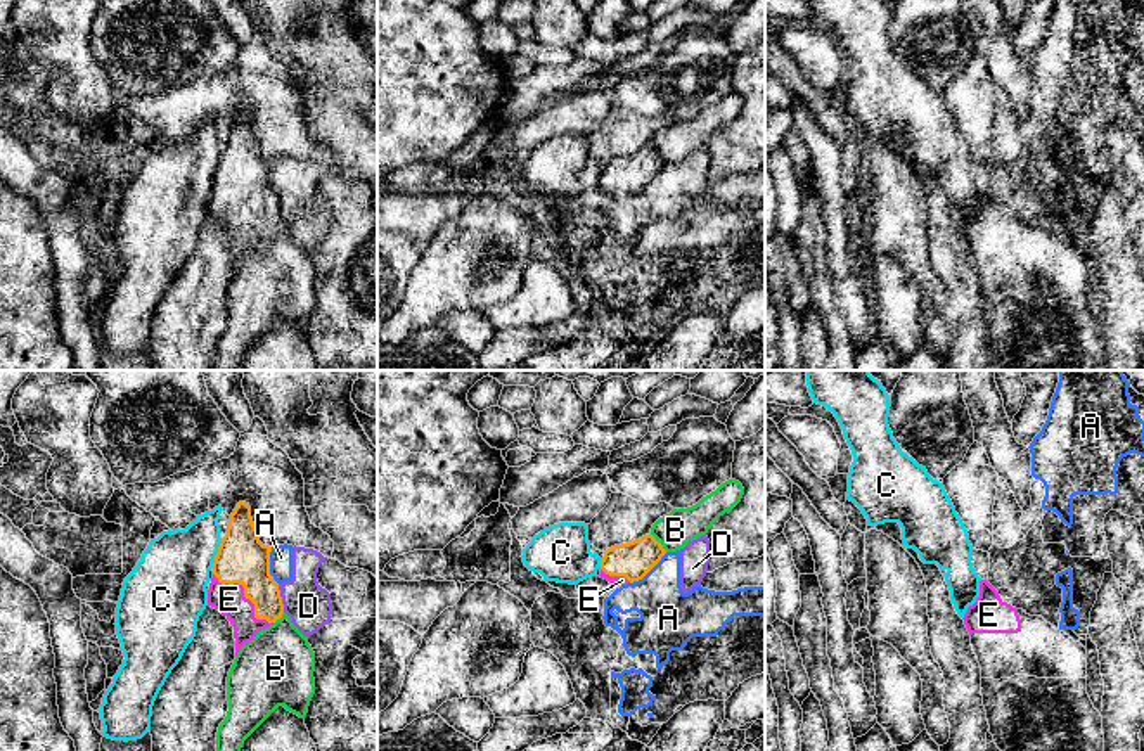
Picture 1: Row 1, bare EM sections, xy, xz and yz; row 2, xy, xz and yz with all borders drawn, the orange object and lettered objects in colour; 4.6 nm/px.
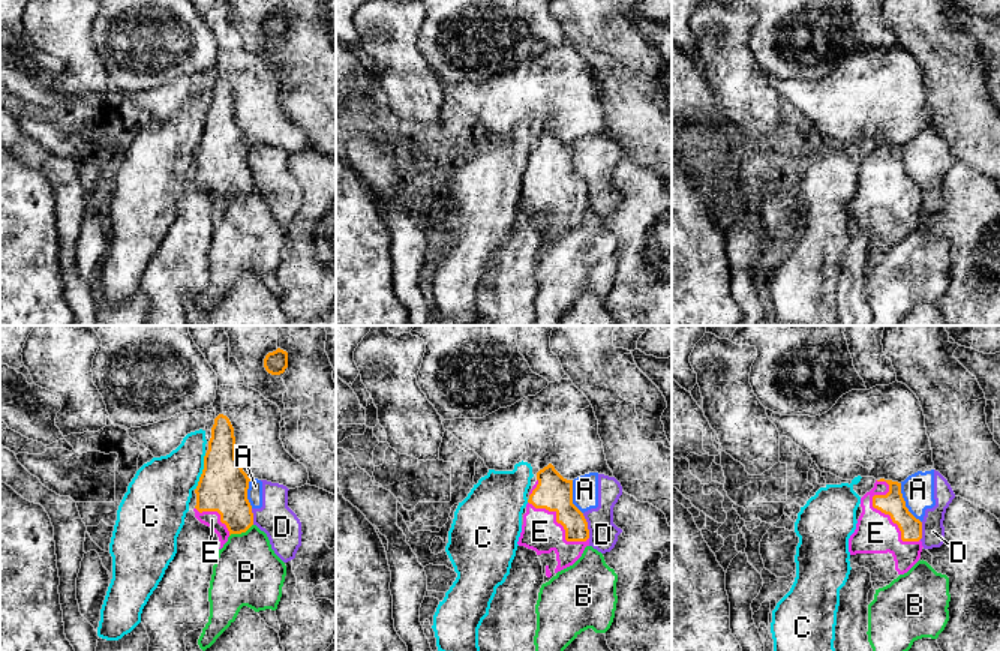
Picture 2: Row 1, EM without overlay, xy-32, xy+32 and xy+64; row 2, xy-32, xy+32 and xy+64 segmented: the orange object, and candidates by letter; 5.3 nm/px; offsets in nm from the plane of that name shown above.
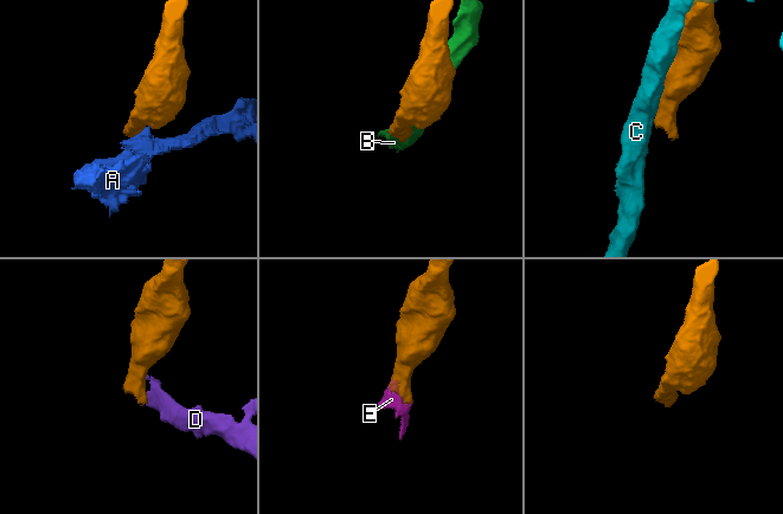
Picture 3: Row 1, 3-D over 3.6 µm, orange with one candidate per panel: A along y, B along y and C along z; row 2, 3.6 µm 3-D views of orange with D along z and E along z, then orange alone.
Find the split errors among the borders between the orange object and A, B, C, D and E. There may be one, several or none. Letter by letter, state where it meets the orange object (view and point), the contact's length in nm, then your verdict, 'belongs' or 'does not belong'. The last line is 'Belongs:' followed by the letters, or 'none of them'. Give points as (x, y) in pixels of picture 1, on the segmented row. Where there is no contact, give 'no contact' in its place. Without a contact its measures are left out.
A: xz (648, 571) | 220 nm | does not belong
B: xz (658, 542) | 120 nm | does not belong
C: xy (218, 552) | 140 nm | does not belong
D: xy (281, 599) | 130 nm | does not belong
E: xy (244, 596) | 360 nm | belongs
Belongs: E

